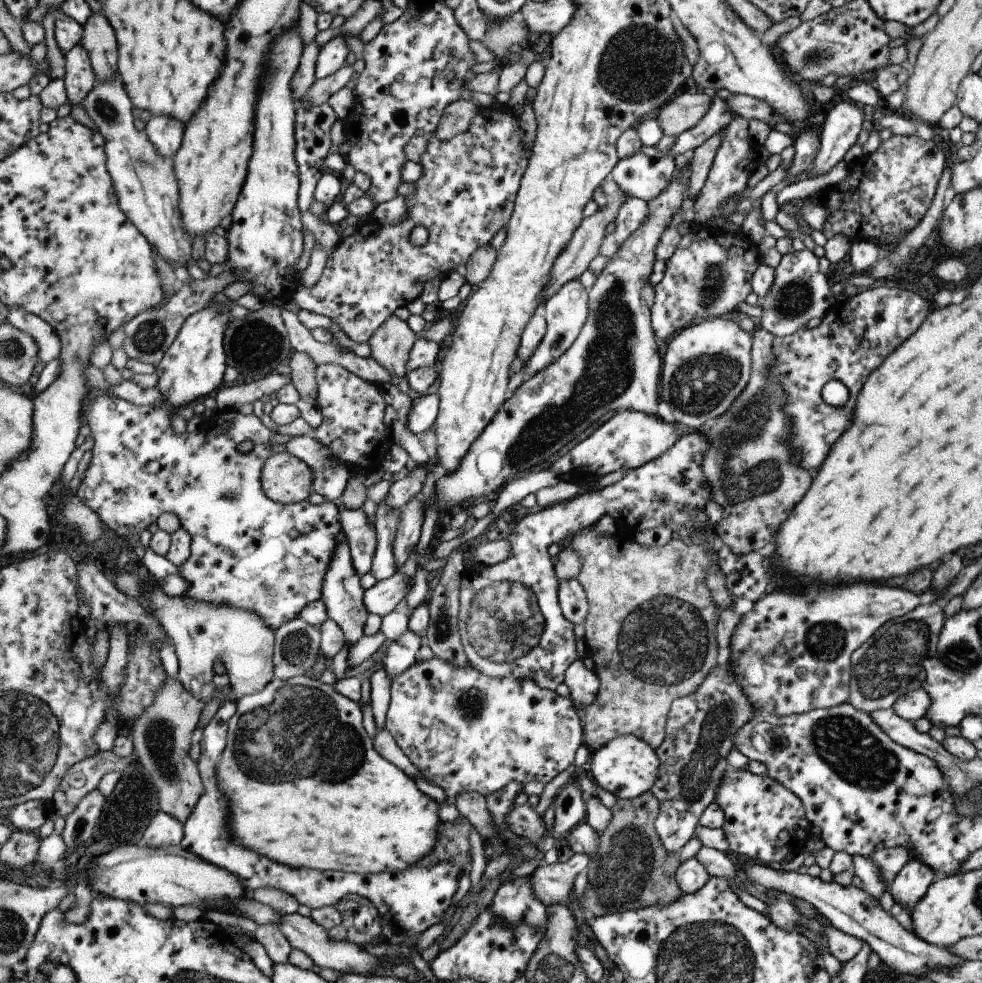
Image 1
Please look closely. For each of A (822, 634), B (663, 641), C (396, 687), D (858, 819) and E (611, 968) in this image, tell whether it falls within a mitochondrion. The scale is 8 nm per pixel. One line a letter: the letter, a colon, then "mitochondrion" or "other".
A: mitochondrion
B: mitochondrion
C: other
D: other
E: other

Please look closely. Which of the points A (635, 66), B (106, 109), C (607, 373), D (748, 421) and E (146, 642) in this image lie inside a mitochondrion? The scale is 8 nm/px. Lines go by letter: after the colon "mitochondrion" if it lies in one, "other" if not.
A: mitochondrion
B: mitochondrion
C: mitochondrion
D: mitochondrion
E: other

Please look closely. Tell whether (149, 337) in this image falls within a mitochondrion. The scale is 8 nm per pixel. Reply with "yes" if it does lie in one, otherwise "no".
yes

